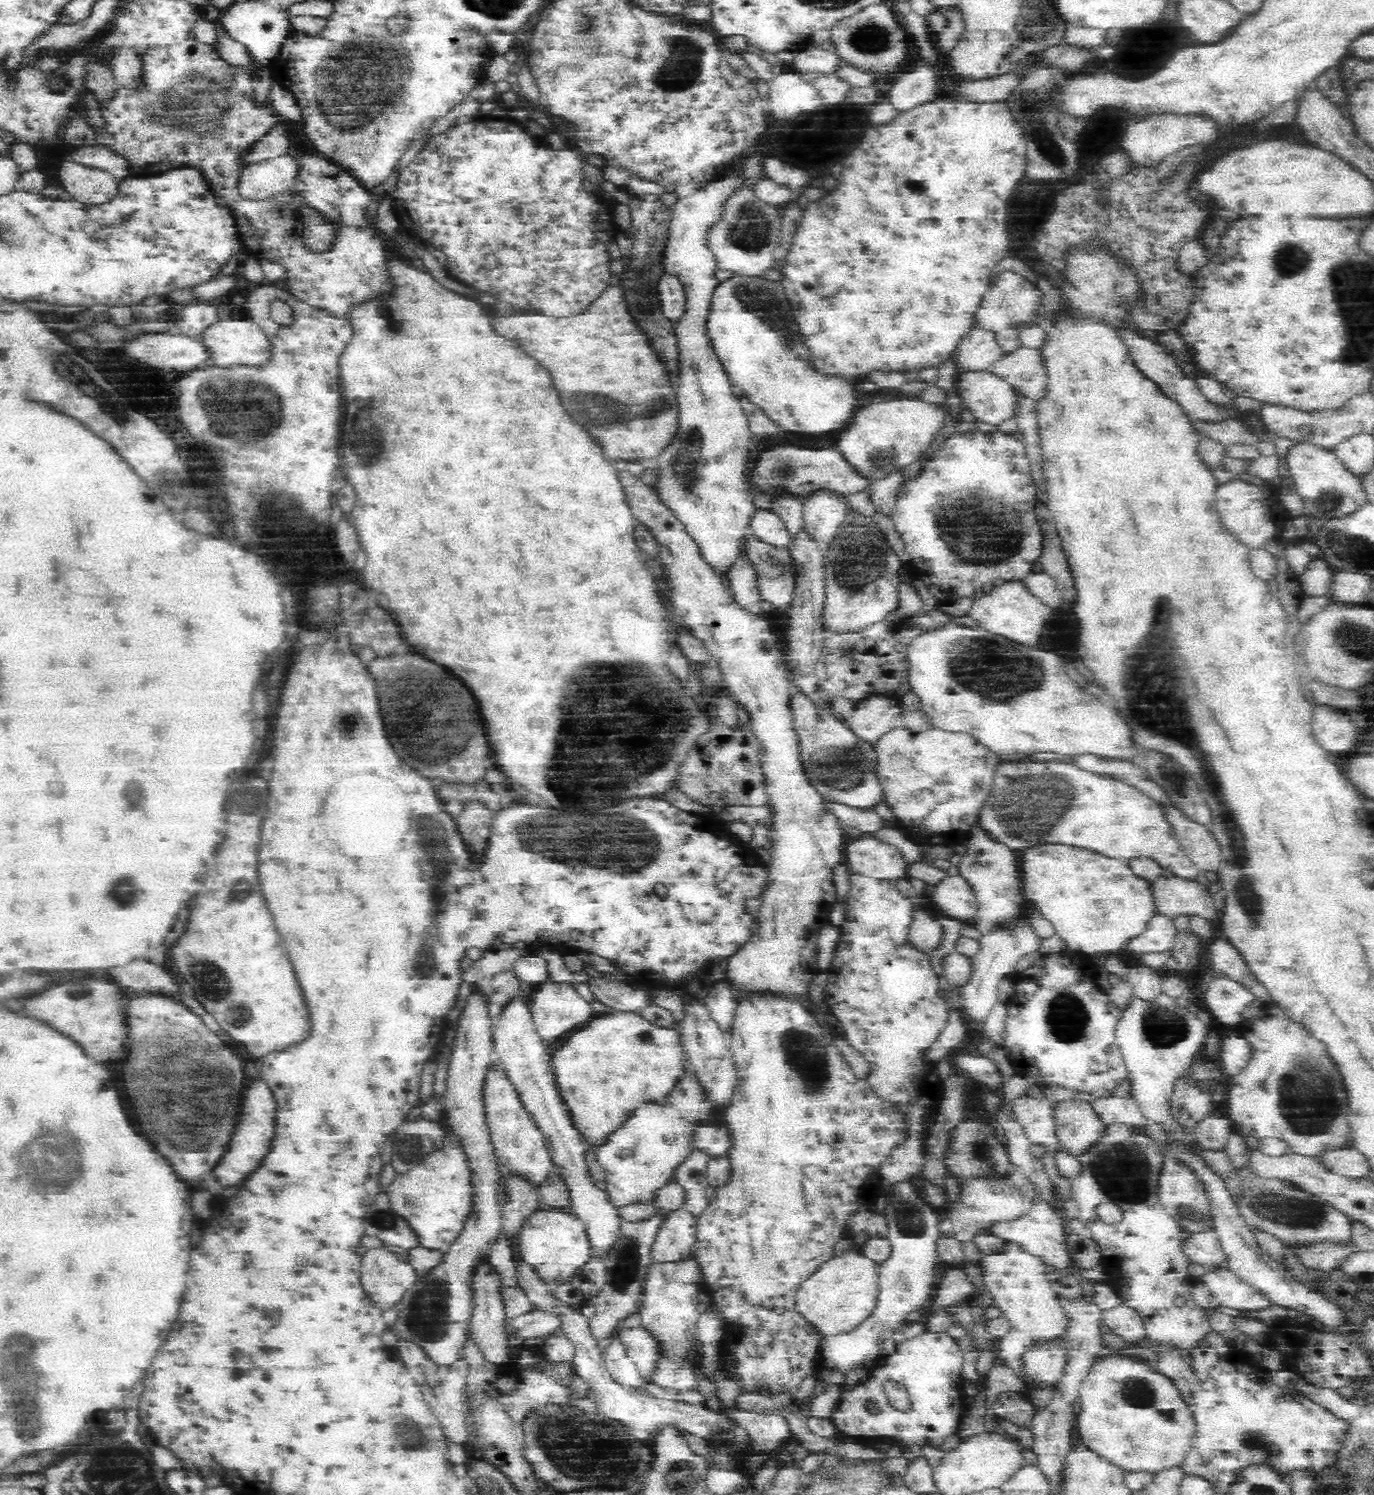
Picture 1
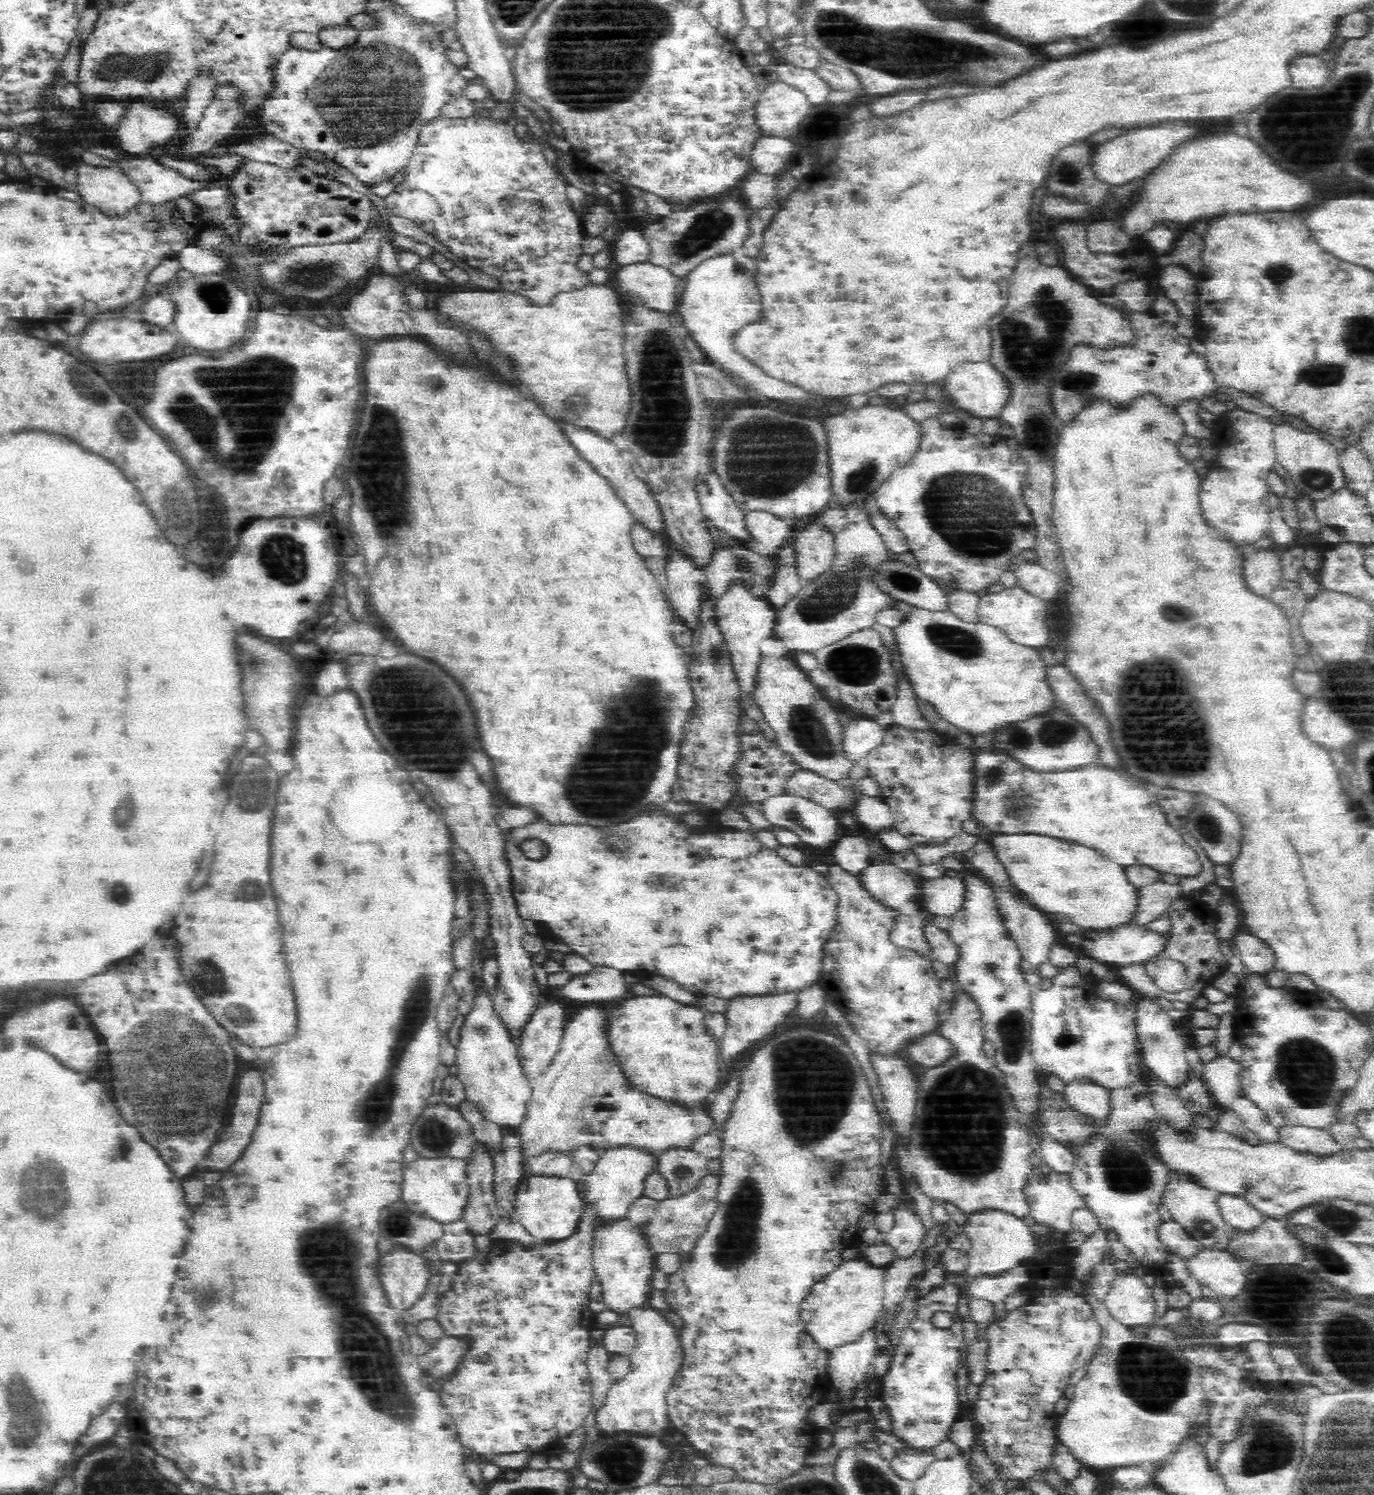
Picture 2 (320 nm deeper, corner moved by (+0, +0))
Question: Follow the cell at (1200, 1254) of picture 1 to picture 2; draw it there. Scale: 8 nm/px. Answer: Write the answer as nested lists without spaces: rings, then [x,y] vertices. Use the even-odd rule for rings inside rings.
[[[1172,1221],[1163,1223],[1159,1228],[1159,1237],[1168,1246],[1168,1250],[1177,1254],[1182,1259],[1195,1257],[1205,1246],[1191,1234],[1188,1234],[1182,1225]]]

